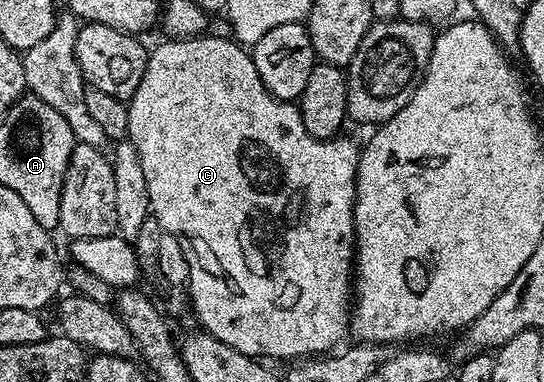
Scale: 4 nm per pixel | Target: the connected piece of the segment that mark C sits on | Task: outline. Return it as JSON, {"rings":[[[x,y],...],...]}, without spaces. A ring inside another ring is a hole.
{"rings":[[[204,33],[194,39],[168,38],[164,47],[148,54],[145,77],[141,77],[141,85],[127,103],[131,118],[129,138],[139,151],[145,175],[167,179],[167,223],[164,228],[177,237],[181,249],[187,254],[187,265],[191,268],[189,307],[199,318],[198,326],[208,335],[217,337],[217,341],[252,357],[268,355],[271,359],[299,361],[304,357],[322,356],[338,348],[338,343],[349,335],[355,266],[355,182],[360,144],[344,137],[314,139],[309,129],[305,129],[298,106],[286,99],[273,98],[269,89],[265,89],[257,65],[251,60],[251,51],[234,38],[218,39],[211,34]]]}

